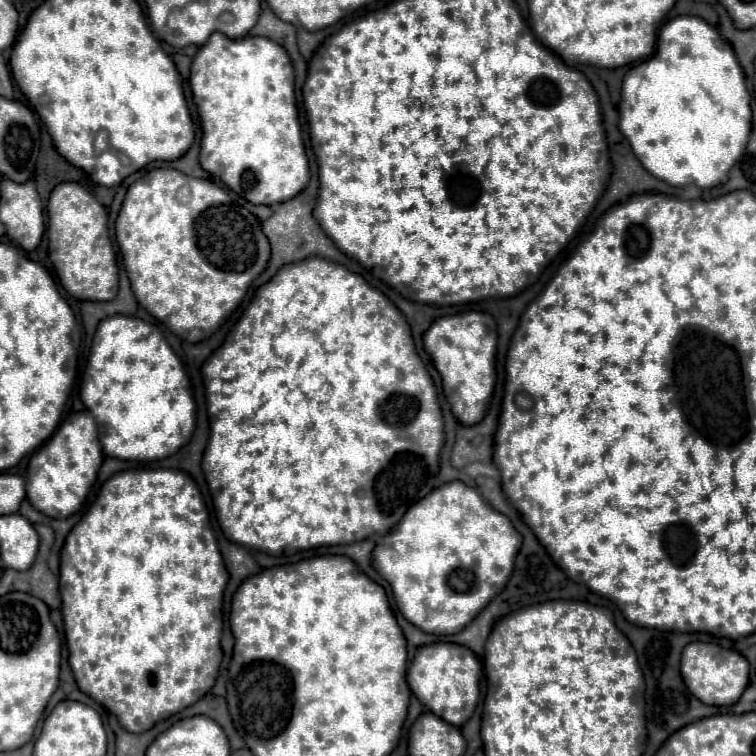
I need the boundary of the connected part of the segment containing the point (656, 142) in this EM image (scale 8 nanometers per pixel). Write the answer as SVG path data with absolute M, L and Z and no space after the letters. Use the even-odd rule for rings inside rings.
M683 15L661 27L655 53L647 61L631 67L623 79L619 131L627 137L641 165L673 187L695 183L701 189L711 189L727 179L729 169L743 155L747 145L751 131L751 95L731 45L713 25L701 17Z

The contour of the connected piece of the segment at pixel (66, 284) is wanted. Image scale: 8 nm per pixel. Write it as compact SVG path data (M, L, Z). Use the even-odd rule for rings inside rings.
M59 183L47 203L47 239L49 259L57 271L63 289L87 301L111 301L117 295L117 263L107 231L107 211L79 183Z

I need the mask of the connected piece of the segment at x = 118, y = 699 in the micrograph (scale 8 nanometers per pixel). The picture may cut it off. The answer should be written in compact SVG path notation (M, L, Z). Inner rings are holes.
M132 469L115 473L107 479L99 491L99 497L87 511L87 515L69 531L65 545L61 549L61 569L59 569L59 593L61 593L61 613L65 621L65 641L69 649L69 665L75 675L75 681L83 693L93 697L113 715L119 723L131 733L143 733L153 727L157 721L193 705L199 701L215 683L219 665L221 665L221 632L223 629L223 592L227 585L227 569L215 535L207 523L207 509L203 505L201 493L195 487L193 479L183 471L175 469Z

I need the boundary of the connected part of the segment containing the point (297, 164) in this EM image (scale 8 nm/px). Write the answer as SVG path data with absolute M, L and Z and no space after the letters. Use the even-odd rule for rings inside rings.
M213 33L191 63L191 91L201 117L203 137L199 163L205 171L219 177L229 189L241 193L253 205L273 205L297 197L309 183L309 163L297 123L293 99L293 65L287 51L265 37L229 39Z

